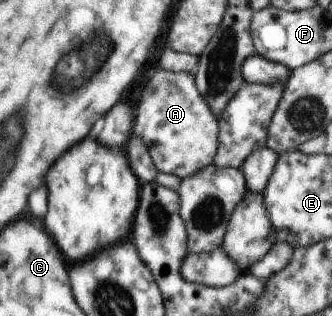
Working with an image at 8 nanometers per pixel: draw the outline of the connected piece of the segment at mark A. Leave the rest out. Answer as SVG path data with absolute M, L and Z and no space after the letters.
M165 69L157 70L153 74L153 78L147 82L143 98L137 106L137 116L133 120L132 134L143 140L143 144L147 146L158 172L173 174L181 180L196 175L199 170L207 168L215 158L219 146L219 138L217 138L219 134L218 118L211 114L209 104L201 98L193 75L174 73Z

